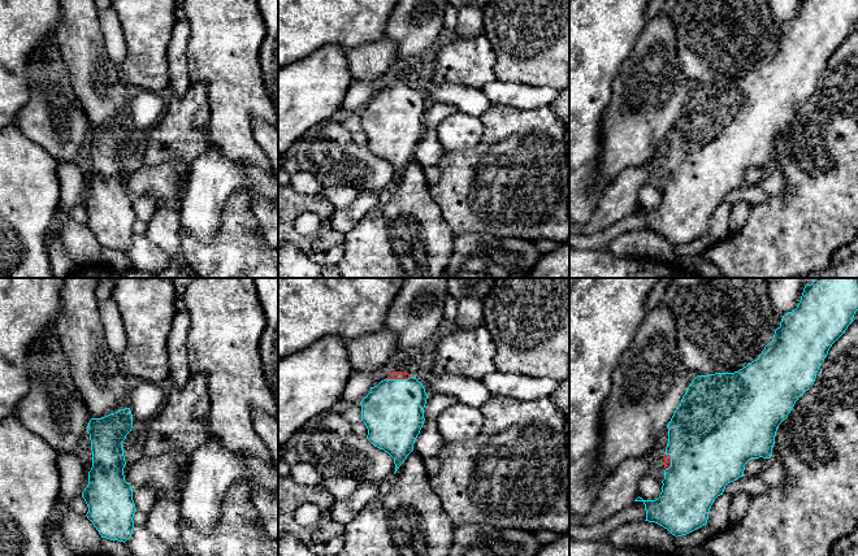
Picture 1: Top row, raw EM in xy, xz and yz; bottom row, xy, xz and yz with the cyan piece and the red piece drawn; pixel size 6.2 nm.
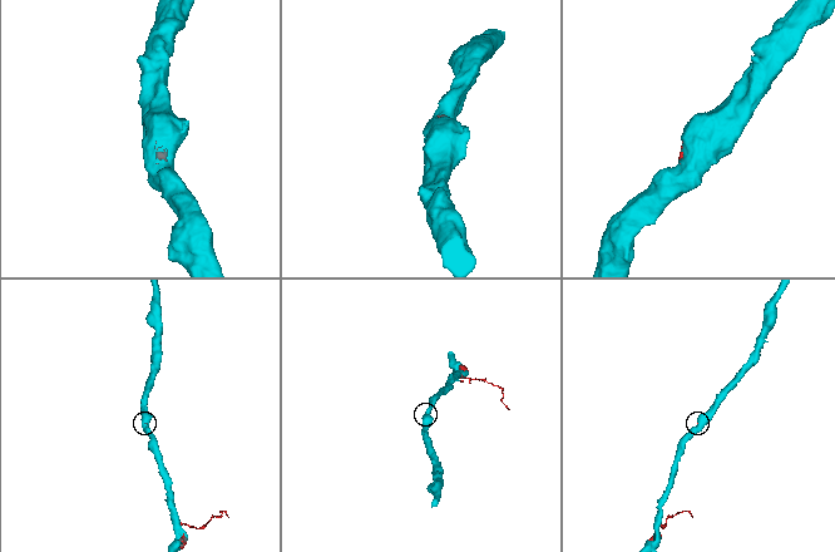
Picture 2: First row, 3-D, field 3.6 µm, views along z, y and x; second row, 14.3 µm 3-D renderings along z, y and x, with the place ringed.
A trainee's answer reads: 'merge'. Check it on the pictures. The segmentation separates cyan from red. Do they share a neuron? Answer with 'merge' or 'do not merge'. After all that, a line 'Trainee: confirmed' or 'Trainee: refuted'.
merge
Trainee: confirmed

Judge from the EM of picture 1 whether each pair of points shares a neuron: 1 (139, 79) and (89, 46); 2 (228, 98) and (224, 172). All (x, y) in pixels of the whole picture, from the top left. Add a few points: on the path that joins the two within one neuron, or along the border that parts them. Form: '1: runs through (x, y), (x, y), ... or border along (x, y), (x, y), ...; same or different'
1: border along (118, 68), (122, 79), (129, 86); different
2: border along (206, 140), (211, 142), (225, 157), (255, 166); different

